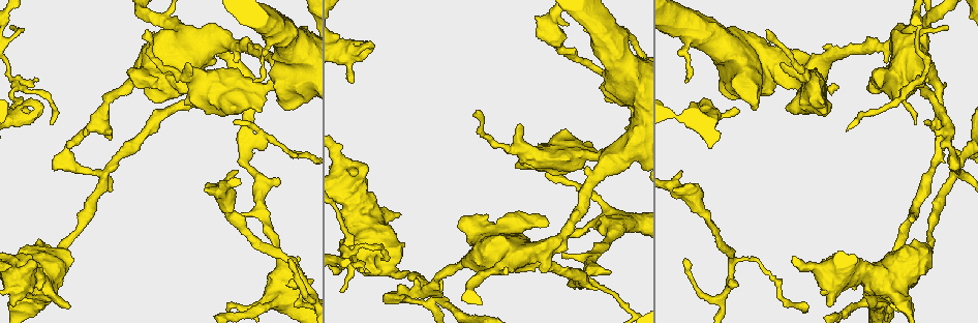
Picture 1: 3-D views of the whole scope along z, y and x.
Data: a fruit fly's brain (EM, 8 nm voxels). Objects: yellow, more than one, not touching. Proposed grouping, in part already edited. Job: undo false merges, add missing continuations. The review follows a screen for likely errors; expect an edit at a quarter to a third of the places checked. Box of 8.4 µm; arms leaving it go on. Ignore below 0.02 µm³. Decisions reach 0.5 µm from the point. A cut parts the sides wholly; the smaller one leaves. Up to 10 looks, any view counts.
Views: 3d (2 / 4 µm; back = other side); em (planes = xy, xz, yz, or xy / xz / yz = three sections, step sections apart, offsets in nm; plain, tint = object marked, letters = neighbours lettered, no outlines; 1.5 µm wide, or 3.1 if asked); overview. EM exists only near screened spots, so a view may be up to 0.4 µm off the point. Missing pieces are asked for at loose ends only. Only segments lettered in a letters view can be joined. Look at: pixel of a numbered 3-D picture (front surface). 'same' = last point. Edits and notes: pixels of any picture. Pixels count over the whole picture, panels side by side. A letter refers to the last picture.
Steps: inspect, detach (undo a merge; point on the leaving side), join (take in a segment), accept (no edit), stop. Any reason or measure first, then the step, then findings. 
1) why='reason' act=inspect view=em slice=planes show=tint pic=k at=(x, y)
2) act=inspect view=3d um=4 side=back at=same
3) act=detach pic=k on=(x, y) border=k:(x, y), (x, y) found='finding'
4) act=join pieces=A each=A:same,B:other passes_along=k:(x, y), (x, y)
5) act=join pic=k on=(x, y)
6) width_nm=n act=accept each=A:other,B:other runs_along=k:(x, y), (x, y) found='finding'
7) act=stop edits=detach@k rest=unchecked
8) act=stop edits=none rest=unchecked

why='three arms meet' act=inspect view=em slice=planes show=tint pic=1 at=(955, 175)

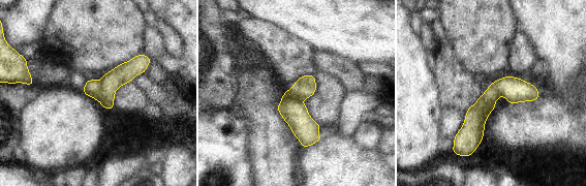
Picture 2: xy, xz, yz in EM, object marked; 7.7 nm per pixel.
act=inspect view=em slice=planes show=letters at=same

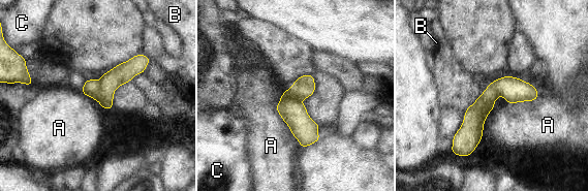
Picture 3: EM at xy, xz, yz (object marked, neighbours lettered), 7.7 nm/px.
longest_contact=A:360nm act=detach pic=3 on=(123, 72) each=A:other,B:other,C:other found='a second neuron is stuck on'

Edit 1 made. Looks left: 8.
why='calibre changes' act=inspect view=em slice=xy step=4 show=tint pic=1 at=(925, 22)

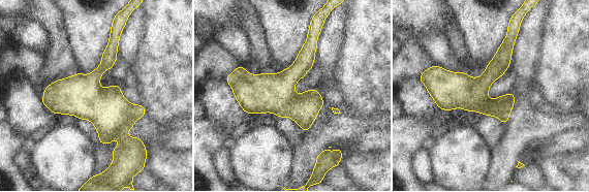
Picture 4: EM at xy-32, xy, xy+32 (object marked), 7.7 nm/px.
act=inspect view=em slice=planes show=letters at=same

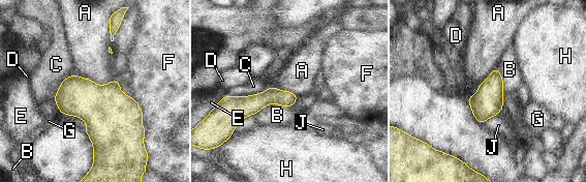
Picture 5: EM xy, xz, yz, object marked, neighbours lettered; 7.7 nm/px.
act=accept each=A:other,B:other,C:other,D:other,E:other,F:other,G:other,H:other,J:other border=5:(74, 73), (100, 85), (115, 81) found='one neuron here'

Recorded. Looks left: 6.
why='three arms meet' act=inspect view=em slice=planes show=letters pic=1 at=(730, 260)

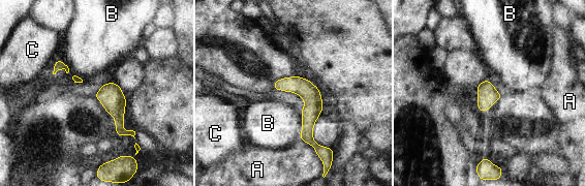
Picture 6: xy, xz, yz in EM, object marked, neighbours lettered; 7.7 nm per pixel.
width_nm=150 act=accept each=A:other,B:other,C:other border=6:(59, 58), (67, 66), (67, 73) found='one neuron here'

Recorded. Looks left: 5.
act=stop edits=detach@3 rest=unchecked

